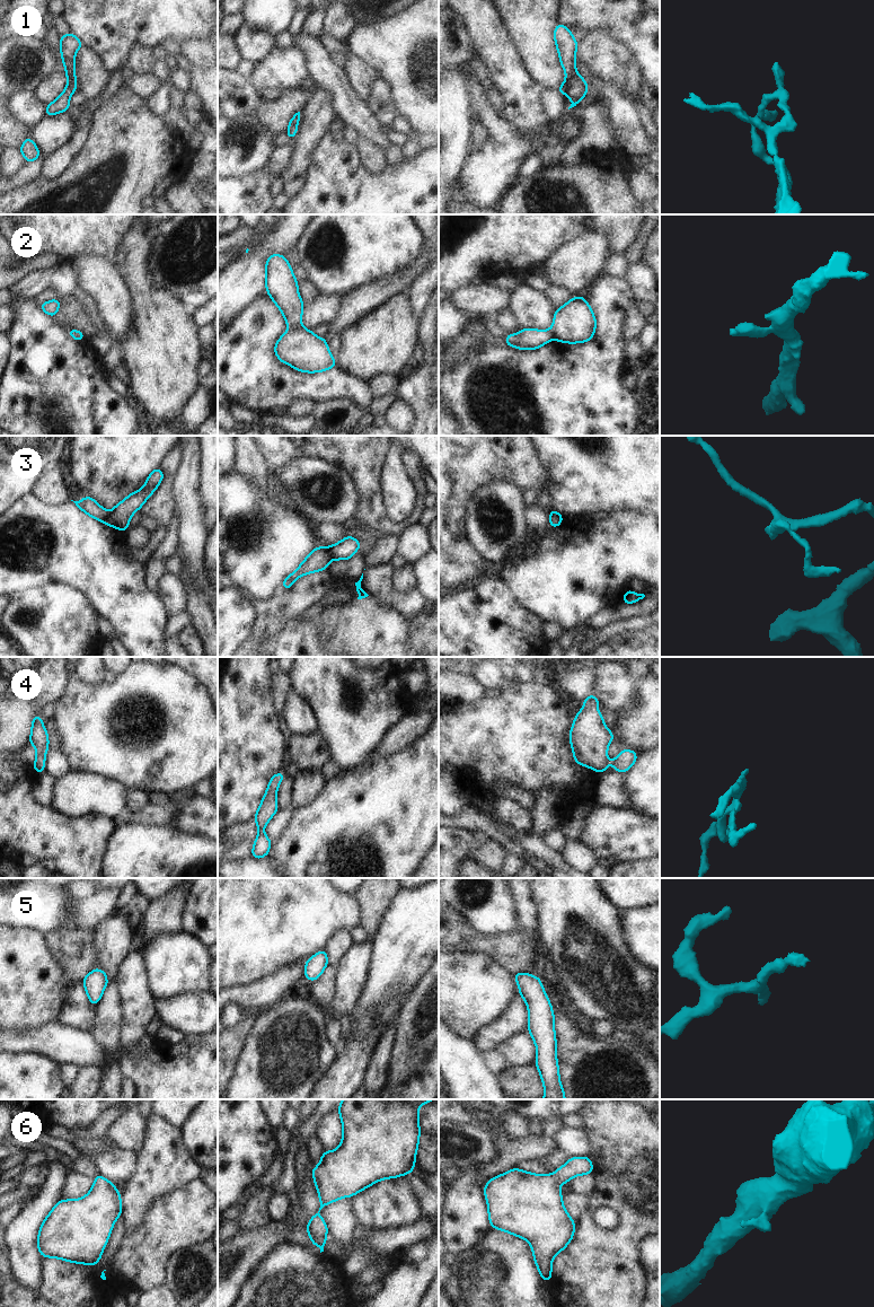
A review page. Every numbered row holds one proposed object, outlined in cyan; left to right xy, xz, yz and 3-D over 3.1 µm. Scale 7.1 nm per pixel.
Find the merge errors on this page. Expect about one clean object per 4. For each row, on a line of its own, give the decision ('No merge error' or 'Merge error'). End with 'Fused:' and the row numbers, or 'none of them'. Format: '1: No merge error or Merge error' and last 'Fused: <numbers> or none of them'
1: Merge error
2: Merge error
3: Merge error
4: No merge error
5: No merge error
6: No merge error
Fused: 1, 2, 3

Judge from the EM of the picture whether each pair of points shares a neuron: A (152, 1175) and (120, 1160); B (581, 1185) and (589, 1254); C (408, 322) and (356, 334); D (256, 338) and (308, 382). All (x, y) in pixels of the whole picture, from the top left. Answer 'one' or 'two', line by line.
A: two
B: two
C: one
D: one

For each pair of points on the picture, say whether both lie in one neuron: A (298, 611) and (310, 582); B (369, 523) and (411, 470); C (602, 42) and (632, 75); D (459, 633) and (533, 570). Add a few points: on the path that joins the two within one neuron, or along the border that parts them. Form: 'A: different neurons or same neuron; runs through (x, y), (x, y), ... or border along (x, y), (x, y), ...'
A: same neuron; runs through (300, 604), (309, 589)
B: same neuron; runs through (391, 526), (404, 525), (416, 512), (420, 492)
C: same neuron; runs through (607, 50), (624, 67)
D: different neurons; border along (505, 581), (510, 591), (528, 610)

